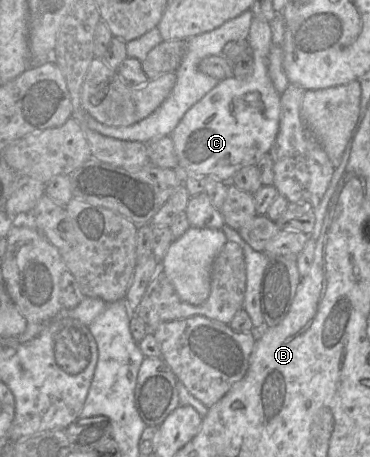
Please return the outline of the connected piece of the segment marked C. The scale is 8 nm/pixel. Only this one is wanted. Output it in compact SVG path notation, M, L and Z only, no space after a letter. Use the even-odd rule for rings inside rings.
M254 17L252 19L249 36L248 36L248 43L249 43L249 50L253 57L254 69L252 74L247 77L246 79L237 79L234 76L228 76L219 81L216 87L214 87L210 92L208 92L200 101L198 101L195 105L193 105L182 117L176 128L170 134L170 137L173 140L174 148L176 155L179 161L179 172L183 174L183 176L187 175L208 175L214 177L218 180L223 182L231 182L232 177L243 167L256 165L260 158L265 153L269 153L272 144L274 143L276 136L279 131L279 122L280 122L280 113L281 113L281 106L280 106L280 98L281 94L275 89L273 82L270 78L269 71L268 71L268 59L269 53L271 49L271 42L272 42L272 30L269 25L269 22L260 19L258 17ZM250 93L257 93L258 94L258 102L256 105L250 105L245 101L245 96Z

